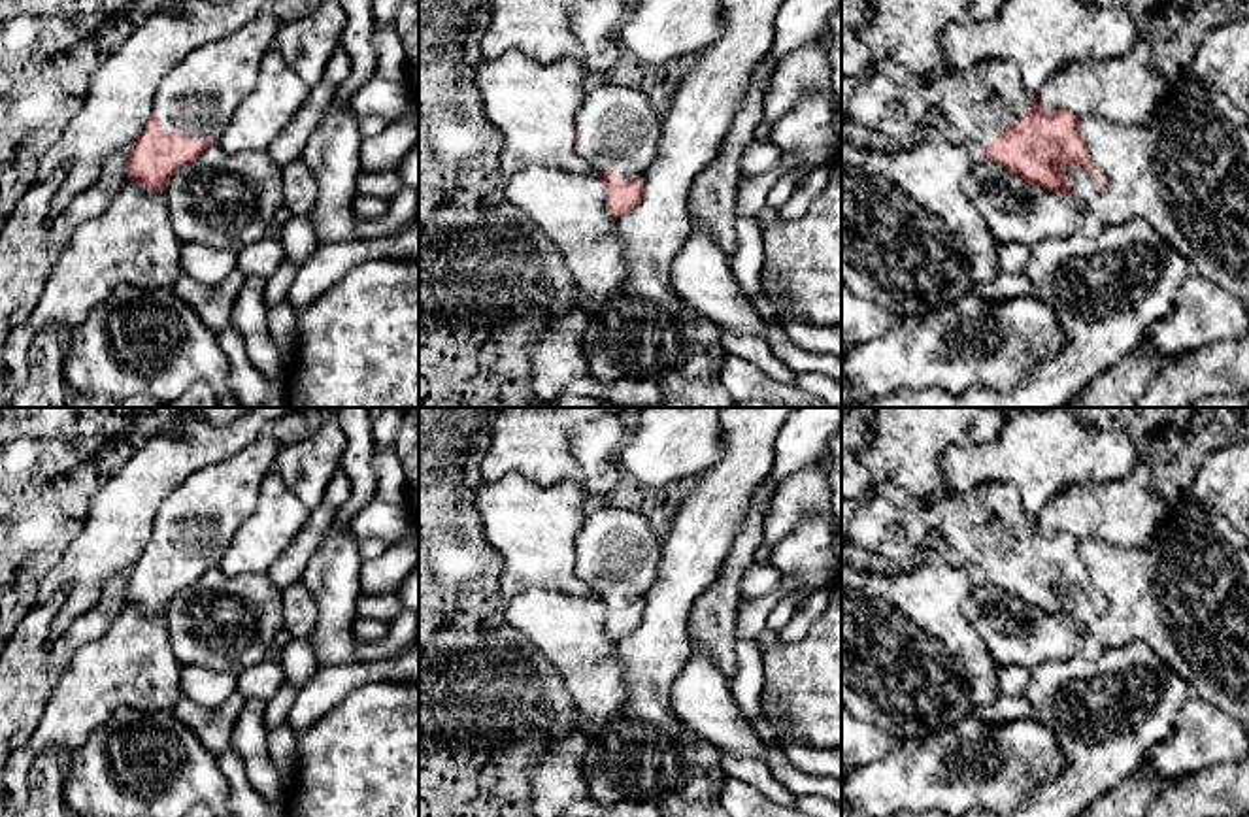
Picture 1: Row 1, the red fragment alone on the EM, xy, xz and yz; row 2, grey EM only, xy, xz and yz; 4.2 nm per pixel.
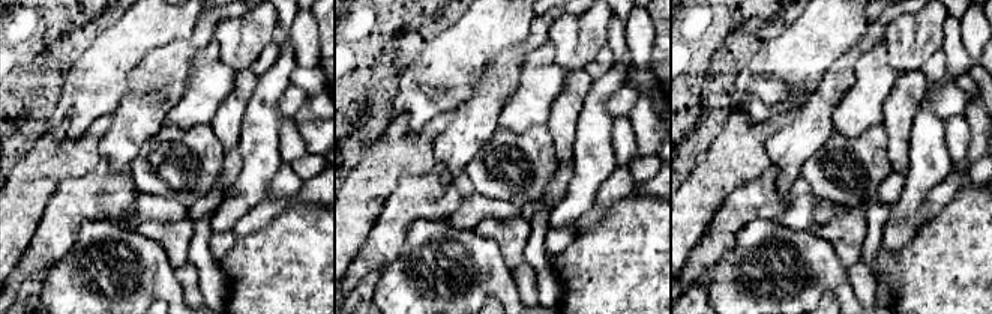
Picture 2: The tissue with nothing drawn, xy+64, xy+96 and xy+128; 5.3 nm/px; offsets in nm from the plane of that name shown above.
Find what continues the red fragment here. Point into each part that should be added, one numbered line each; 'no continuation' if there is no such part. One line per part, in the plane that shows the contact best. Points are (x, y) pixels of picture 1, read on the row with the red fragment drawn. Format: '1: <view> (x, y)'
1: xy (202, 93)

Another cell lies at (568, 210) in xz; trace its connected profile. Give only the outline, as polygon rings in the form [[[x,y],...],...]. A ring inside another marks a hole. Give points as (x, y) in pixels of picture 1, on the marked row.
[[[532,168],[509,179],[504,192],[560,251],[587,306],[602,304],[623,287],[626,264],[613,236],[617,217],[606,211],[606,183],[598,175]]]

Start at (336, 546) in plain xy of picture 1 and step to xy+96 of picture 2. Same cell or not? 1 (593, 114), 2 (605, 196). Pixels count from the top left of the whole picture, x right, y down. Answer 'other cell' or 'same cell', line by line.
1: same cell
2: other cell

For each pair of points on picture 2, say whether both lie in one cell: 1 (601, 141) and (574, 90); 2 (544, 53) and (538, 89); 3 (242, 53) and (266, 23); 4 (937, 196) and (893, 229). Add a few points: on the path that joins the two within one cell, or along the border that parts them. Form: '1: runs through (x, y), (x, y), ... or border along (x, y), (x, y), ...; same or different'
1: border along (595, 80), (572, 140); different
2: runs through (541, 62), (541, 80); same
3: runs through (243, 45), (258, 30); same
4: runs through (929, 208), (905, 229); same

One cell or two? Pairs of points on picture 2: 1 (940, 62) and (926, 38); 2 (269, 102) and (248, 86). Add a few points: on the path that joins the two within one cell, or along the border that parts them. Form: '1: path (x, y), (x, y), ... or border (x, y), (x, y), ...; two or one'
1: border (940, 47), (919, 68); two
2: border (260, 77), (240, 123); two

